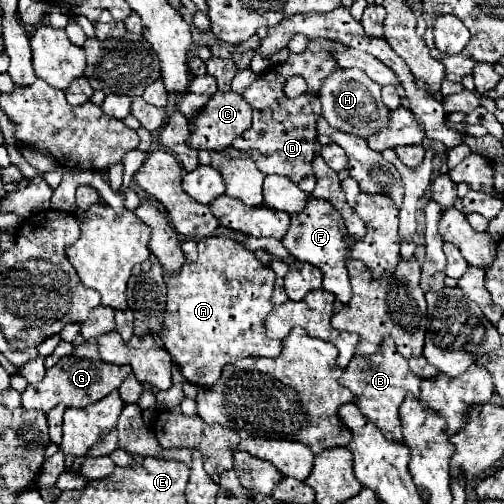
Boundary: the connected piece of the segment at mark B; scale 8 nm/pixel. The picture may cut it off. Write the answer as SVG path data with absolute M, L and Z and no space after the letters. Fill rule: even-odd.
M390 337L382 343L380 353L366 355L366 357L354 355L346 367L346 373L340 377L340 383L344 387L348 387L354 395L358 395L358 401L356 401L358 407L362 409L362 413L366 417L370 417L370 421L374 421L382 429L386 439L390 439L394 443L404 443L398 409L400 409L400 405L408 393L418 397L422 379L416 377L408 369L408 361L398 353L398 349Z

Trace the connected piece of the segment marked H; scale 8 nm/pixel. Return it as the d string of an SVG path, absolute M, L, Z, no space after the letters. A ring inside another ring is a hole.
M338 69L332 73L320 87L320 103L324 111L324 119L334 125L334 129L344 129L344 133L356 137L372 137L380 127L388 125L390 109L382 103L380 85L374 83L366 73L360 69Z

